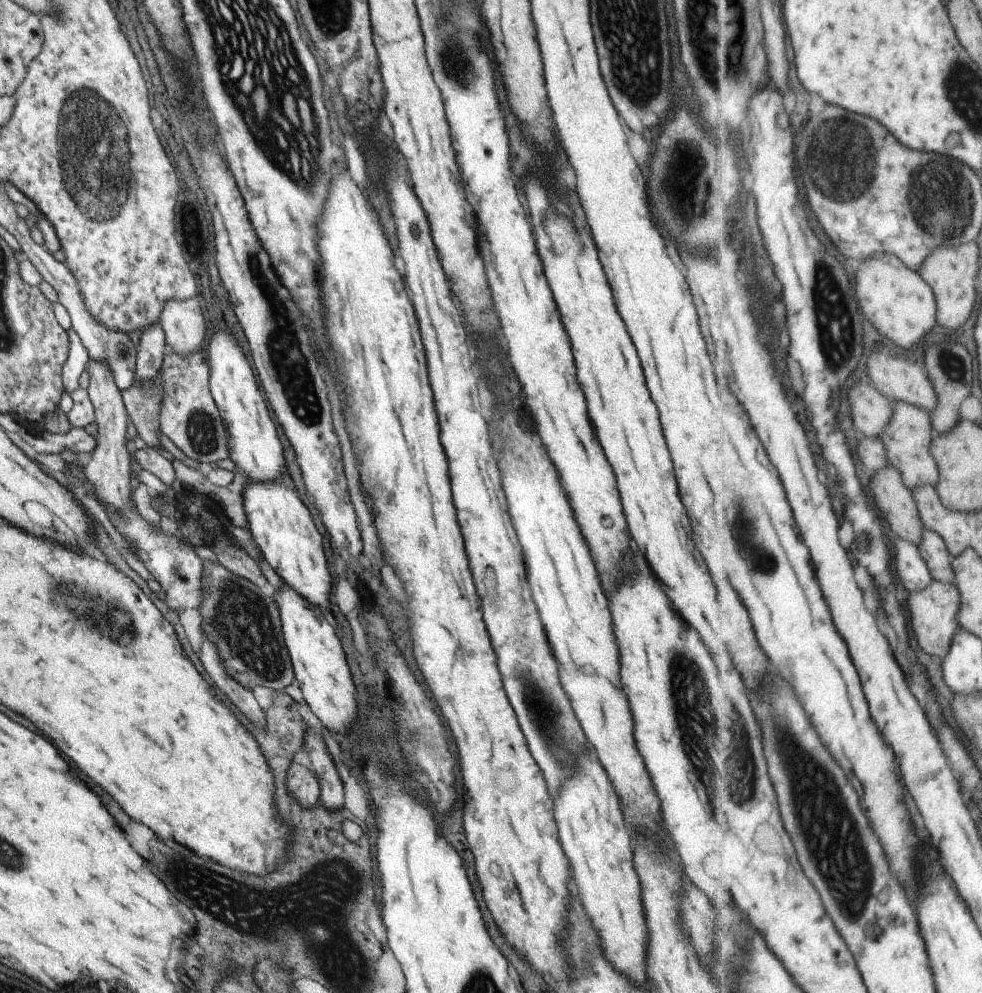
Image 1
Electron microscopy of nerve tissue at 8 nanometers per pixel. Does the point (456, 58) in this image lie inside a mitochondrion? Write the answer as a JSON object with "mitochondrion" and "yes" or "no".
{"mitochondrion":"yes"}

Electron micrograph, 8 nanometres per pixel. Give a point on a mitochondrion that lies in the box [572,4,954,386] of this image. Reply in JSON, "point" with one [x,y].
{"point":[848,149]}

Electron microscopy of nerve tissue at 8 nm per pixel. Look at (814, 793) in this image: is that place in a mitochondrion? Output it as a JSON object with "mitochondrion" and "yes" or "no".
{"mitochondrion":"yes"}

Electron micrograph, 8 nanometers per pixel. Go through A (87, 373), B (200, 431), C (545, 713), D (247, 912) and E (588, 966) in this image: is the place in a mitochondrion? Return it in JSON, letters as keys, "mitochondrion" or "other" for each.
{"A":"other","B":"mitochondrion","C":"mitochondrion","D":"mitochondrion","E":"mitochondrion"}

